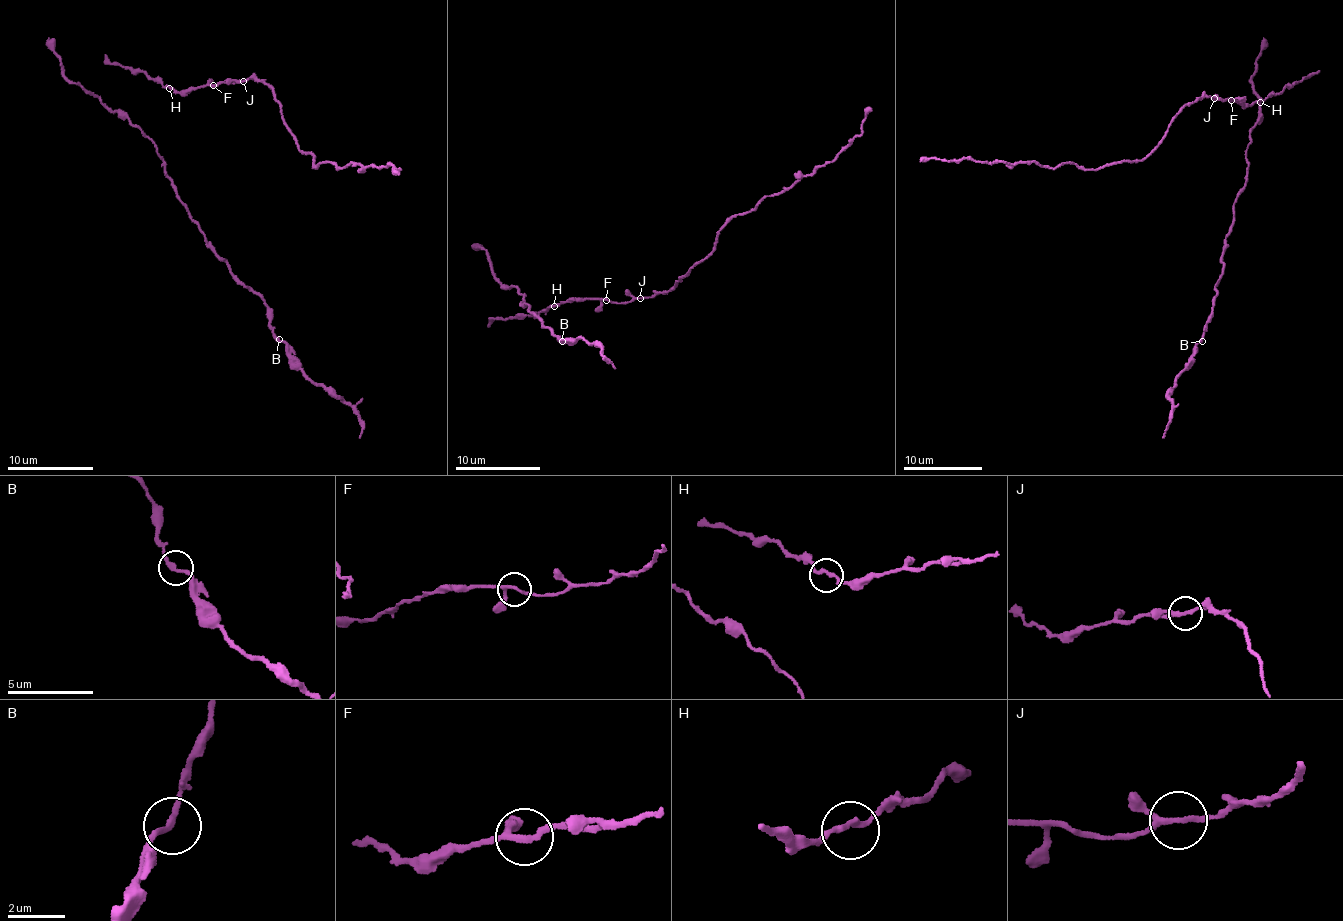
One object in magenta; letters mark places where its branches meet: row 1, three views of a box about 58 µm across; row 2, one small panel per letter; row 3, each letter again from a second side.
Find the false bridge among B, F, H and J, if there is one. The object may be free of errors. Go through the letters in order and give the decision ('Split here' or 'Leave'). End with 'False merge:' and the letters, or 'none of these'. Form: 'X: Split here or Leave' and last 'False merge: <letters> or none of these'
B: Leave
F: Leave
H: Leave
J: Leave
False merge: none of these

